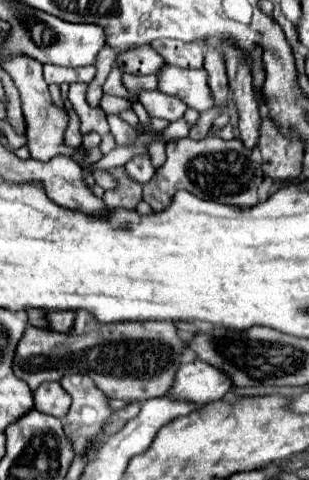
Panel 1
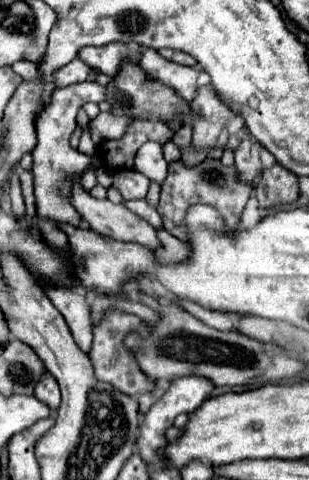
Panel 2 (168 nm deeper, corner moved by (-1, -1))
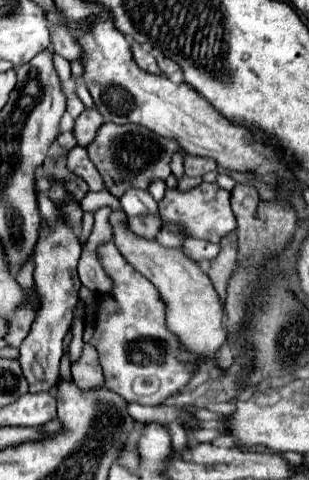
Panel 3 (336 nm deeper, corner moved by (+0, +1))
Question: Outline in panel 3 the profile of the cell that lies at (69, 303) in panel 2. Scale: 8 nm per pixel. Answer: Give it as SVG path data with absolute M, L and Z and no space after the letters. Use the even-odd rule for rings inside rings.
M89 342L83 344L81 358L71 364L71 372L73 372L73 380L77 382L77 386L81 386L81 390L103 386L103 372L101 372L95 346L91 346Z

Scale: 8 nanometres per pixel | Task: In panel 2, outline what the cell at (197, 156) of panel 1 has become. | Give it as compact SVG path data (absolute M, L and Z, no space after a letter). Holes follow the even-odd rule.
M204 160L196 168L186 168L182 162L176 162L176 164L170 164L168 178L162 184L158 212L164 216L166 232L170 232L172 236L186 242L188 240L188 226L184 226L184 216L186 216L190 206L194 206L194 204L214 206L222 214L224 232L228 232L228 230L236 228L236 224L242 216L242 210L250 198L250 192L252 192L250 186L244 186L236 180L236 168L234 166L226 168L226 166L222 166L222 162Z

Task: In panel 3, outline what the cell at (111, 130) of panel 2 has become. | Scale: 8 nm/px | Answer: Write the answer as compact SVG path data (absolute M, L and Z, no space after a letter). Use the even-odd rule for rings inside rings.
M85 110L77 120L75 120L75 138L81 146L87 146L93 142L97 136L97 130L103 126L103 118L97 110Z

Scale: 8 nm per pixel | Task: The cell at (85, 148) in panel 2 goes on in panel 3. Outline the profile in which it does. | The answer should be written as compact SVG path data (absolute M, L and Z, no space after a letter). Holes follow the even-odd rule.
M75 146L71 150L71 156L67 158L67 168L73 174L81 176L89 184L89 190L105 190L105 182L97 172L97 168L93 166L93 162L89 160L85 146Z

